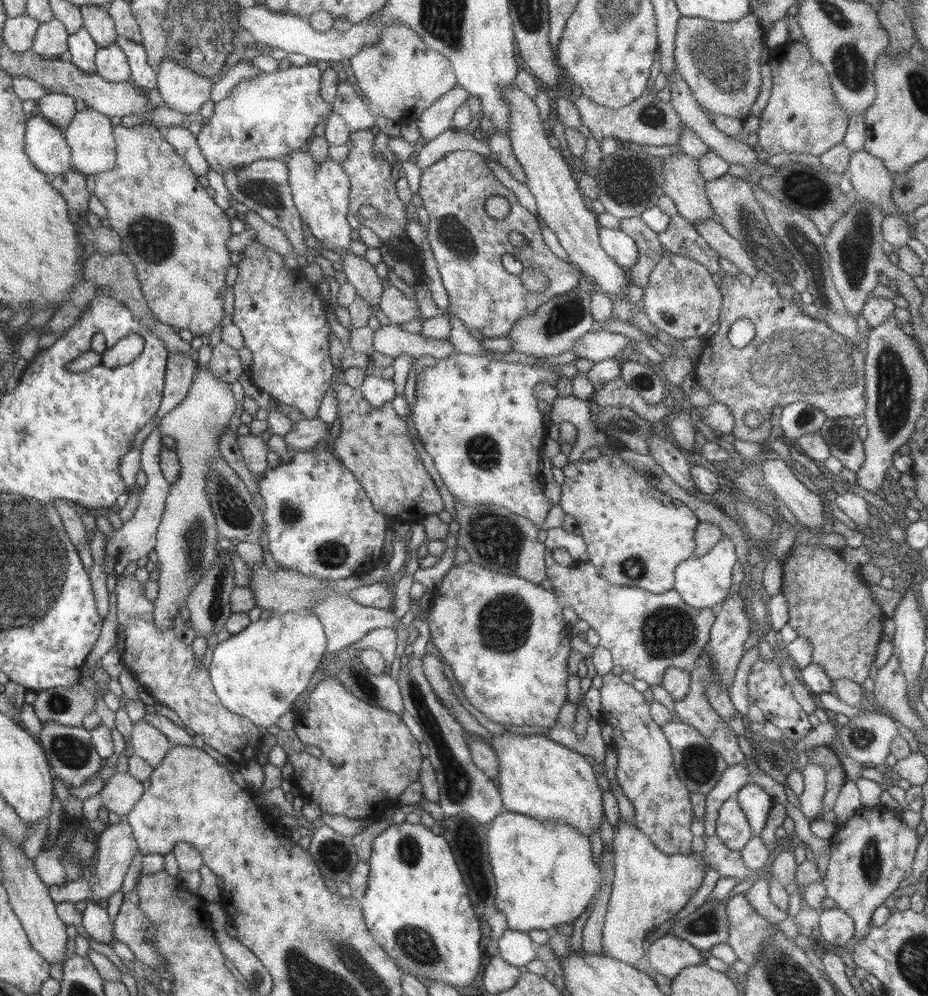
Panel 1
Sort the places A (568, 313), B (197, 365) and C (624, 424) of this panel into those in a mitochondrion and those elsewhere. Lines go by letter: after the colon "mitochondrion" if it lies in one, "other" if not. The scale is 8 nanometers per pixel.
A: mitochondrion
B: other
C: mitochondrion

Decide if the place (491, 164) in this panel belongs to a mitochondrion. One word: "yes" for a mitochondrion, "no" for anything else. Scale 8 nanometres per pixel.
no

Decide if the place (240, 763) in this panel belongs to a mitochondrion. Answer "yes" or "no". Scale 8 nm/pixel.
no

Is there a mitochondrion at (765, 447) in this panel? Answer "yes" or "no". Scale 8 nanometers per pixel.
no

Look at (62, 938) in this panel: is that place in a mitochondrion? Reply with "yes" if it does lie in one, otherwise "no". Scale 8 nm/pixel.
no

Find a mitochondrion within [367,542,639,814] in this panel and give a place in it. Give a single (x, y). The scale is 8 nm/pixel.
(457, 783)

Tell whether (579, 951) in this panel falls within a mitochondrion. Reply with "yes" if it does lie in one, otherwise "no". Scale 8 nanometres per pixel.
no

